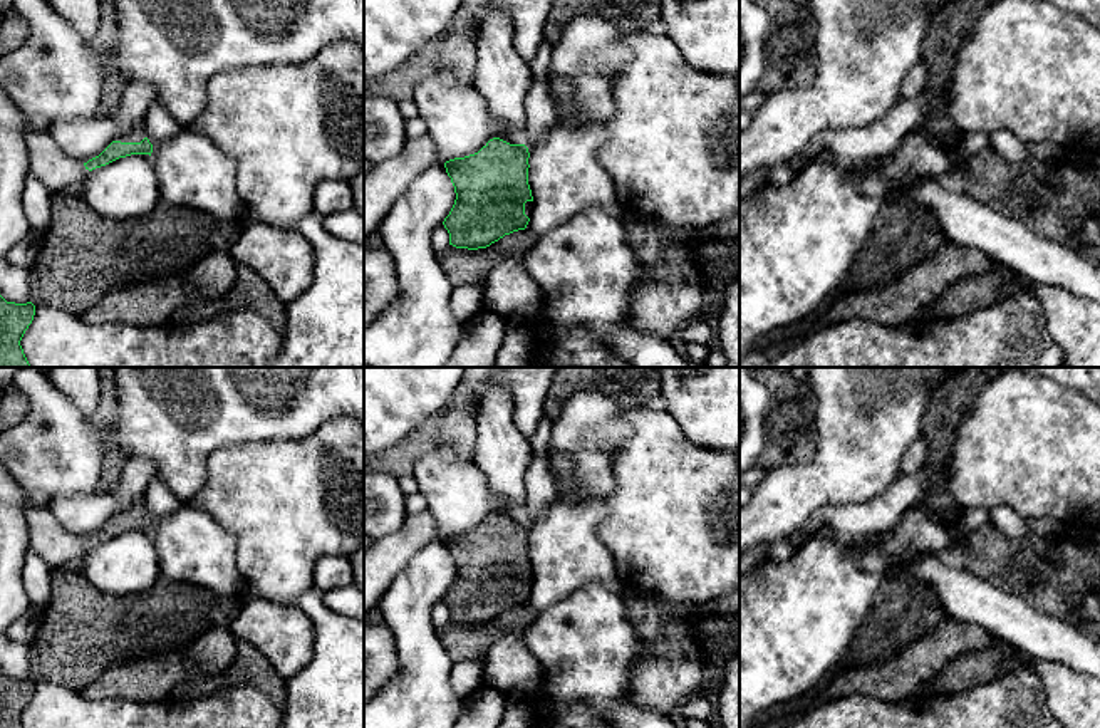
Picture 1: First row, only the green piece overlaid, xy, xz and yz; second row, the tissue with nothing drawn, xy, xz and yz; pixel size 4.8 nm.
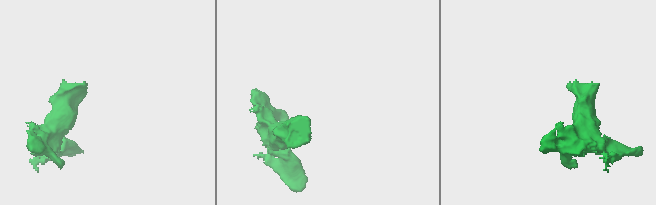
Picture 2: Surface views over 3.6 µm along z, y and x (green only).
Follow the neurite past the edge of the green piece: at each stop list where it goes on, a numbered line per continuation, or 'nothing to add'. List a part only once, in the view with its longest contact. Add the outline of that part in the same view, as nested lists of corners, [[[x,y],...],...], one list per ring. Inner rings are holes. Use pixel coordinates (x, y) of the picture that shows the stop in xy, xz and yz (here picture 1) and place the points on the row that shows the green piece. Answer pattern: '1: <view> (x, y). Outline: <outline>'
1: xy (136, 135). Outline: [[[141,122],[138,127],[129,131],[126,136],[121,136],[117,141],[121,143],[141,143],[146,138],[144,122]]]

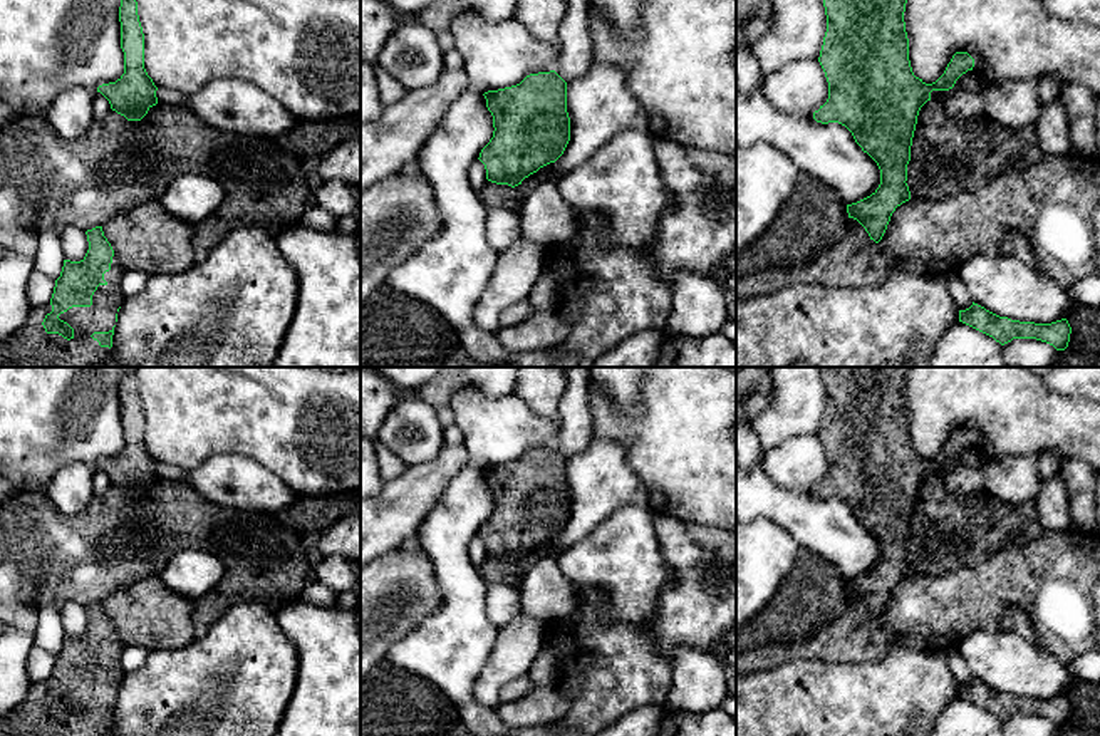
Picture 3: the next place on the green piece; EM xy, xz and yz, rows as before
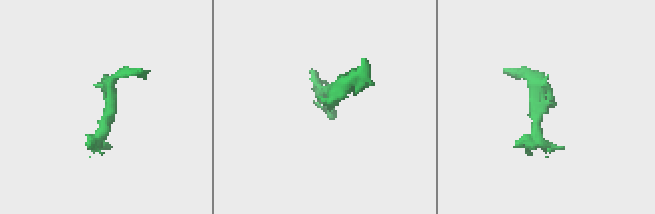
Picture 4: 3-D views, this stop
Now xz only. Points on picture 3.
nothing to add

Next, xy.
1: xy (31, 346). Outline: [[[112,257],[111,270],[104,273],[106,285],[99,285],[91,307],[72,307],[59,319],[74,329],[70,340],[59,334],[47,334],[42,322],[52,312],[50,302],[30,308],[25,324],[7,340],[0,342],[0,367],[97,367],[109,355],[91,335],[109,332],[116,325],[117,308],[124,297],[121,280],[124,268]]]

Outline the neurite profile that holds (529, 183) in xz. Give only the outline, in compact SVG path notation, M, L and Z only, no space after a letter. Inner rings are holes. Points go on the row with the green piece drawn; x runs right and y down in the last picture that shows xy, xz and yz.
M553 163L540 168L537 173L525 178L518 186L511 188L508 184L496 184L486 179L483 189L483 200L495 208L518 213L525 198L533 191L533 188L552 174Z

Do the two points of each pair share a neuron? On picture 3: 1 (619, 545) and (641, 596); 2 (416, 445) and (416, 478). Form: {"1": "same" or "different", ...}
{"1": "same", "2": "different"}

